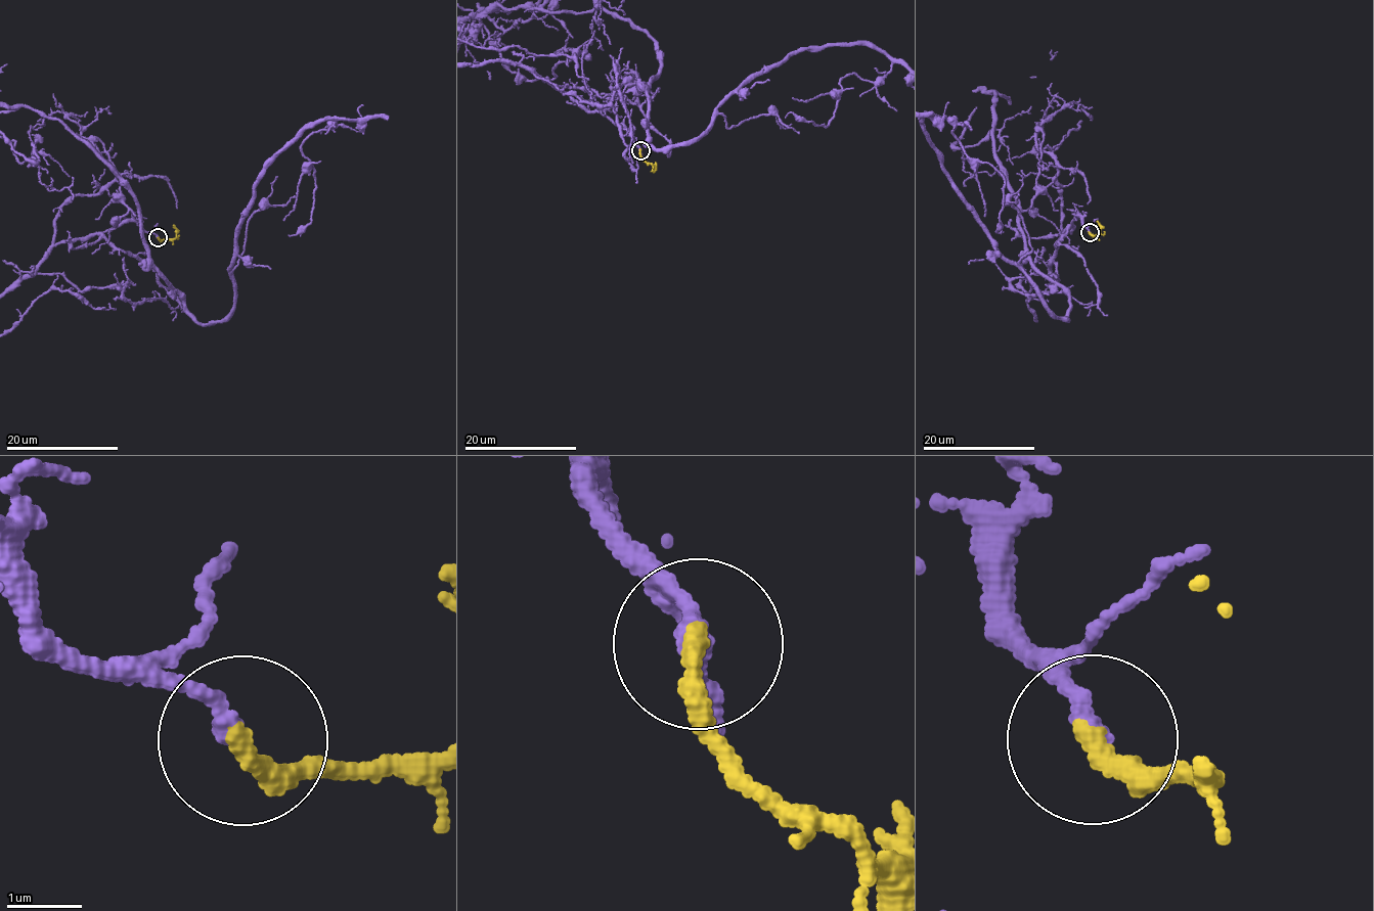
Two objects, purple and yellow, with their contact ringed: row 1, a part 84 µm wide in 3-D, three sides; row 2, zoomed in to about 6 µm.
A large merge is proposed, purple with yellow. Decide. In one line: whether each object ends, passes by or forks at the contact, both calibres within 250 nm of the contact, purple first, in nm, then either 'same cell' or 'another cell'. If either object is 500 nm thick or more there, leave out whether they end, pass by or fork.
purple ends there; yellow ends there; 240 nm thick on the purple side, 320 nm on the other; same cell

